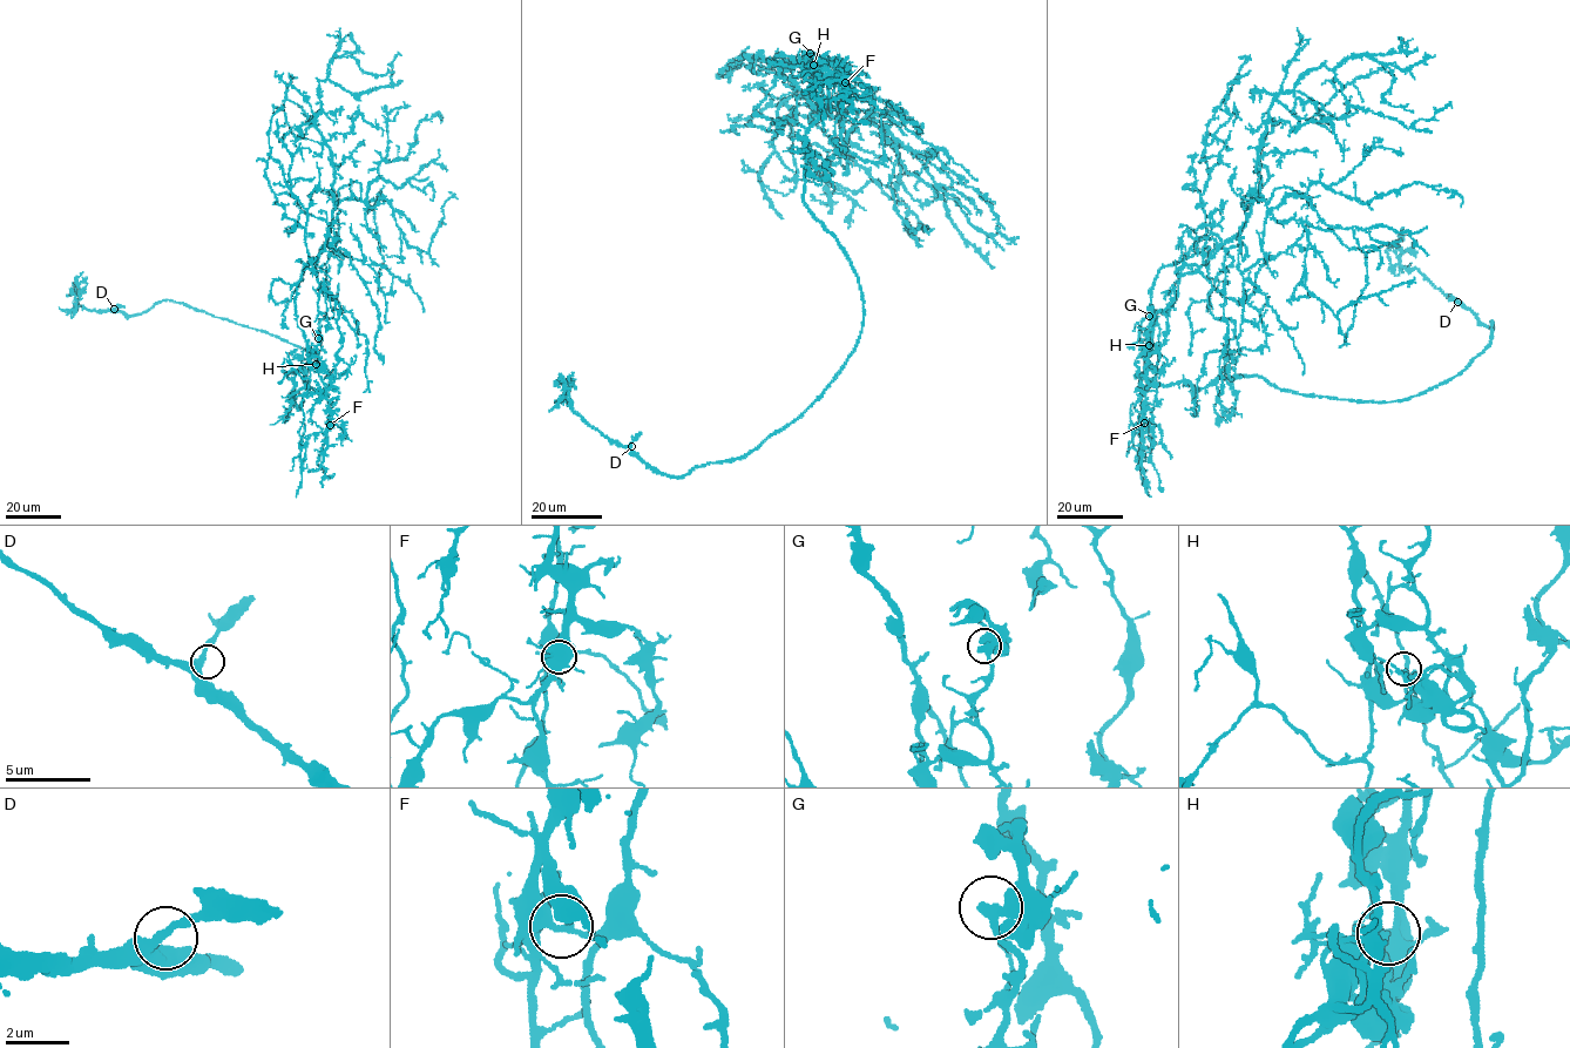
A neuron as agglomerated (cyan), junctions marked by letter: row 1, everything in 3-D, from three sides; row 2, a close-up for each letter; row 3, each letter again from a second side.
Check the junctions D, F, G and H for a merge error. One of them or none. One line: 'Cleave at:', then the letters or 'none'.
Cleave at: F

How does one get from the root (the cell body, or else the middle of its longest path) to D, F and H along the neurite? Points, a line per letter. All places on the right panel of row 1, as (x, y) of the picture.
D: (1169, 385), (1253, 374), (1301, 394), (1406, 399), (1487, 347), (1491, 320), (1457, 302)
F: (1169, 385), (1149, 387), (1142, 417), (1145, 421)
H: (1169, 385), (1156, 385), (1146, 376), (1149, 353), (1145, 345), (1149, 345)

